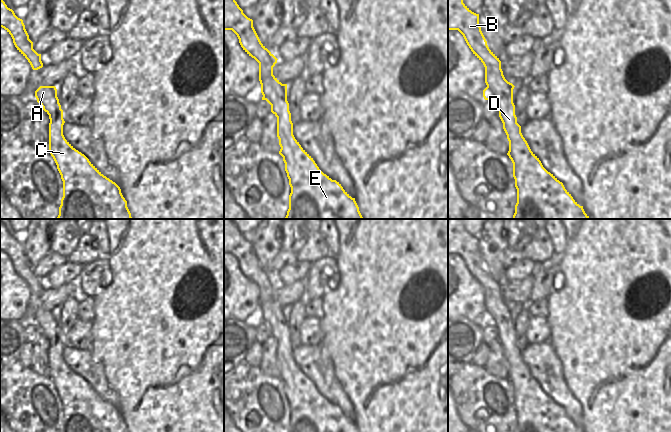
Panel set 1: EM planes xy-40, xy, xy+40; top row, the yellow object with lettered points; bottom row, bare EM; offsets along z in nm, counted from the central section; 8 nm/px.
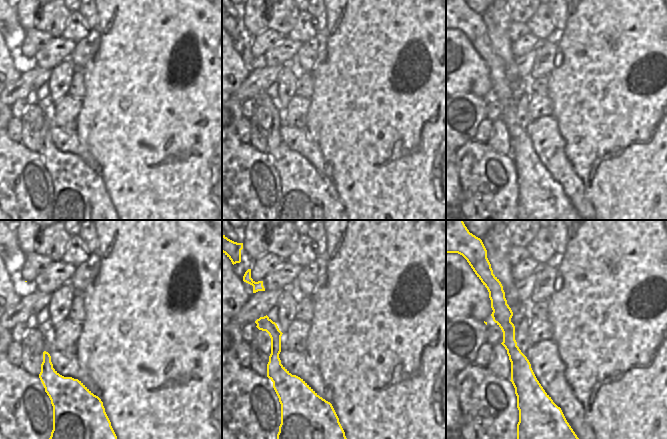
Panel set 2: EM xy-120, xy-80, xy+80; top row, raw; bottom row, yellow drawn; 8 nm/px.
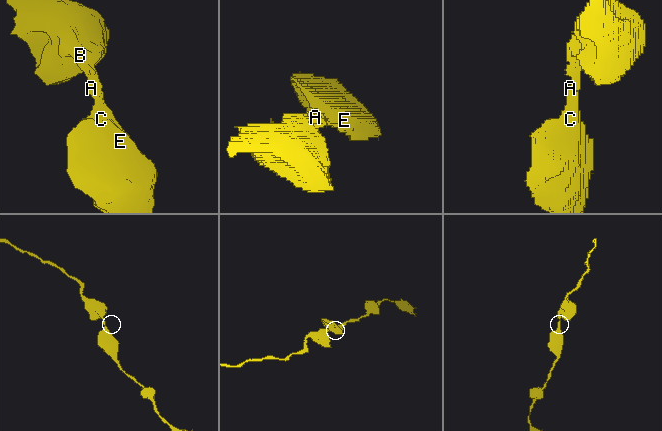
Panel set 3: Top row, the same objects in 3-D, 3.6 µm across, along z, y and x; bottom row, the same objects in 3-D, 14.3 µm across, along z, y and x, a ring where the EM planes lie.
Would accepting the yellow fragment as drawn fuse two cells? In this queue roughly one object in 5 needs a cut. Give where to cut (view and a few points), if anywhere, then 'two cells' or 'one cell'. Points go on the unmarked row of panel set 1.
cut none; one cell

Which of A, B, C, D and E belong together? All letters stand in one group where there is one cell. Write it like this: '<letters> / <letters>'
A B C D E

